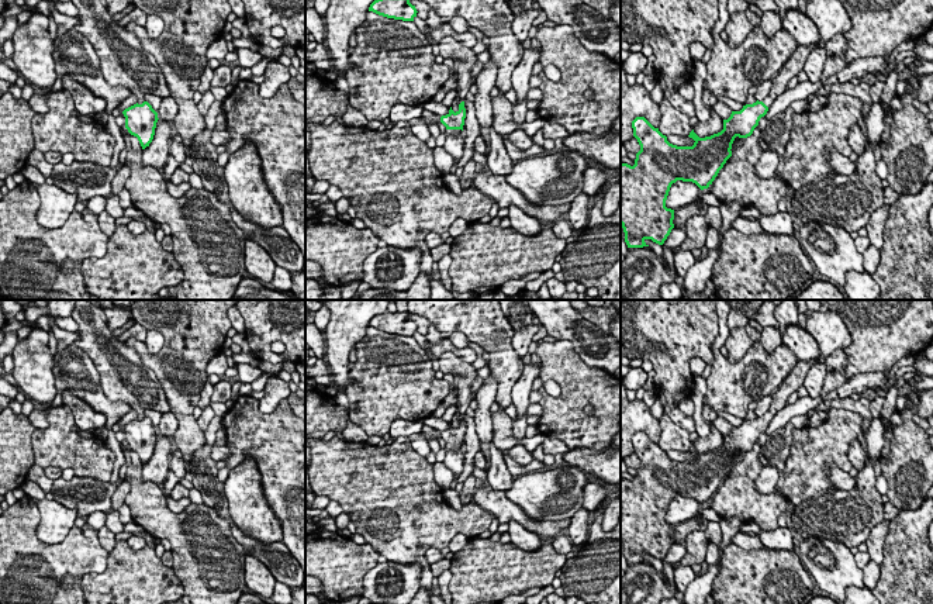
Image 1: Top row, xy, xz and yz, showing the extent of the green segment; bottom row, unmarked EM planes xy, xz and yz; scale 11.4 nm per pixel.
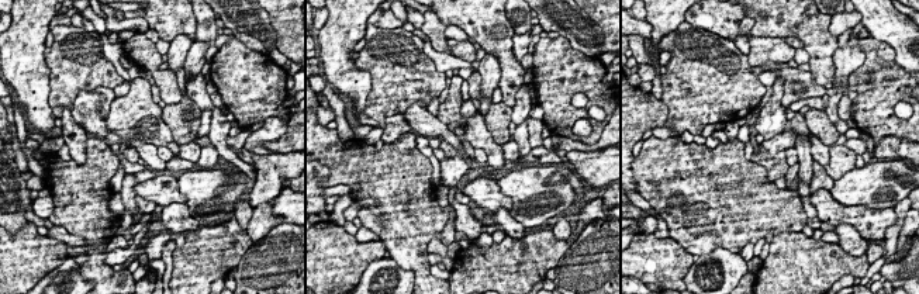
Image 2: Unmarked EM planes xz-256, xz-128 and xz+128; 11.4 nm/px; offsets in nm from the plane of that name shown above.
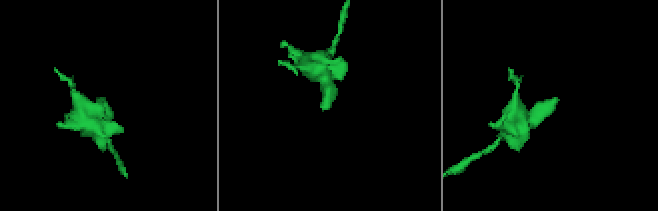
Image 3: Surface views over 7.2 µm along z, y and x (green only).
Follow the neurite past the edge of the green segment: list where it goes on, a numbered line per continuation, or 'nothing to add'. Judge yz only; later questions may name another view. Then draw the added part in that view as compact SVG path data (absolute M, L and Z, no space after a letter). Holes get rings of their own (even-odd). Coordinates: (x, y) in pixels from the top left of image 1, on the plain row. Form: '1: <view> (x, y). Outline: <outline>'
1: yz (792, 382). Outline: M826 358L812 359L809 362L798 360L792 372L784 377L782 383L778 386L775 391L773 391L773 401L767 413L763 414L763 418L770 422L774 415L785 407L788 403L788 397L798 391L798 389L802 386L804 379L808 373L808 370L819 362L825 362Z

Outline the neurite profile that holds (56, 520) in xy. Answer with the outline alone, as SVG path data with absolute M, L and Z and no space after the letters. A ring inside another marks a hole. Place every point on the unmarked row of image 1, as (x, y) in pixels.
M37 500L41 522L37 536L41 542L55 545L63 542L69 531L75 527L77 510L68 508L55 500Z

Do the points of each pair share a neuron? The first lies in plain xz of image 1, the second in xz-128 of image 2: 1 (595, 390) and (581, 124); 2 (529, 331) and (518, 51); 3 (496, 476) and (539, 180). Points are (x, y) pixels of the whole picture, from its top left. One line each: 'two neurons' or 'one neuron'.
1: two neurons
2: one neuron
3: two neurons

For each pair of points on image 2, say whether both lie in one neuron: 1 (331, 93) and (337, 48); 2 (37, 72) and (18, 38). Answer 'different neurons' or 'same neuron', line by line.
1: different neurons
2: same neuron

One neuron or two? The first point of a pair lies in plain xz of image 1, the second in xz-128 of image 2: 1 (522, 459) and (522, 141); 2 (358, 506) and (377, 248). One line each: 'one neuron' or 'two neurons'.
1: two neurons
2: two neurons

